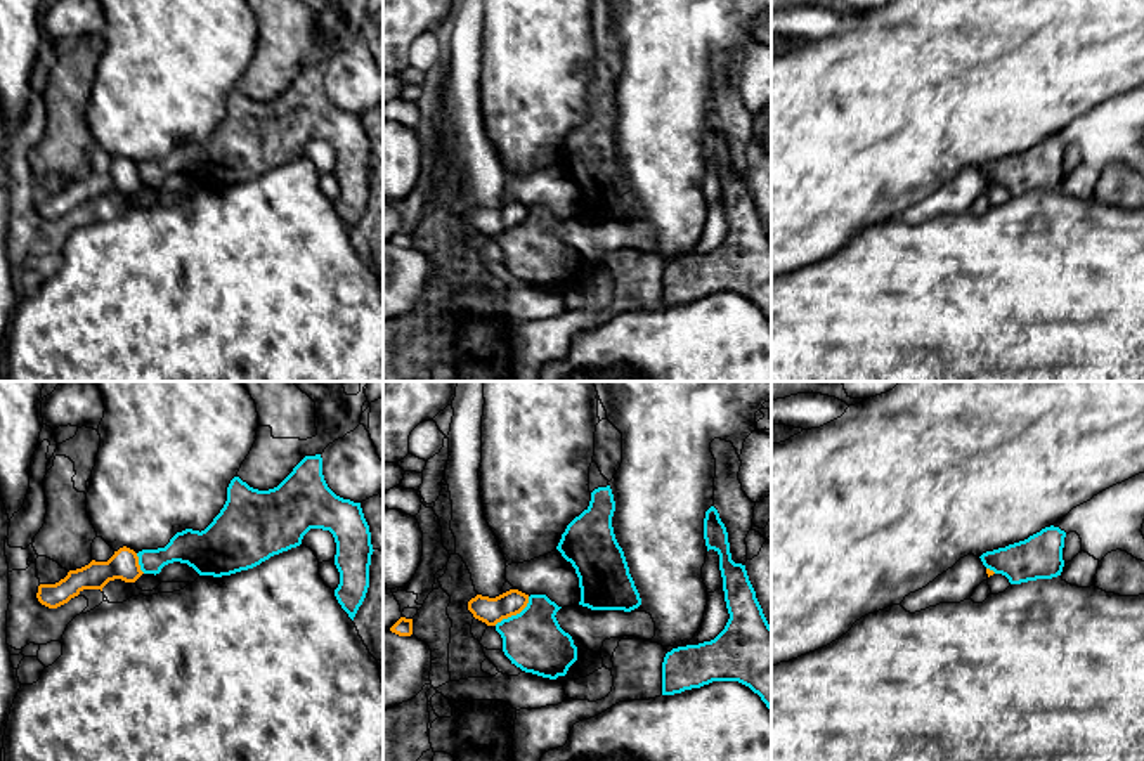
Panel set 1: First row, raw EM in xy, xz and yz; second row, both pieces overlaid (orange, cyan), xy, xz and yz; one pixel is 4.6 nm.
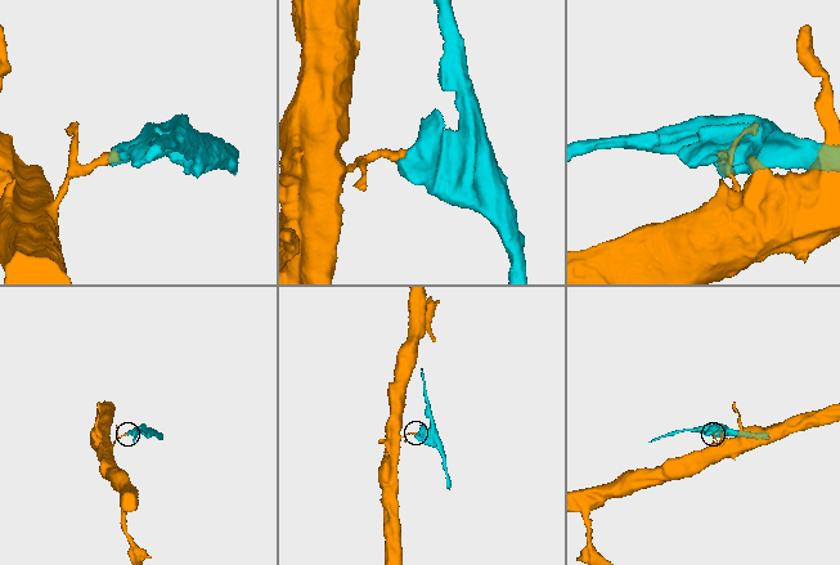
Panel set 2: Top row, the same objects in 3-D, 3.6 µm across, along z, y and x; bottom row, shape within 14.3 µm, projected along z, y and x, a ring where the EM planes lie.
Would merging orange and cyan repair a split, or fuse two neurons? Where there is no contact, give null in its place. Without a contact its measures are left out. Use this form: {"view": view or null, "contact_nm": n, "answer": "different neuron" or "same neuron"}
{"view": "xz", "contact_nm": 220, "answer": "different neuron"}

